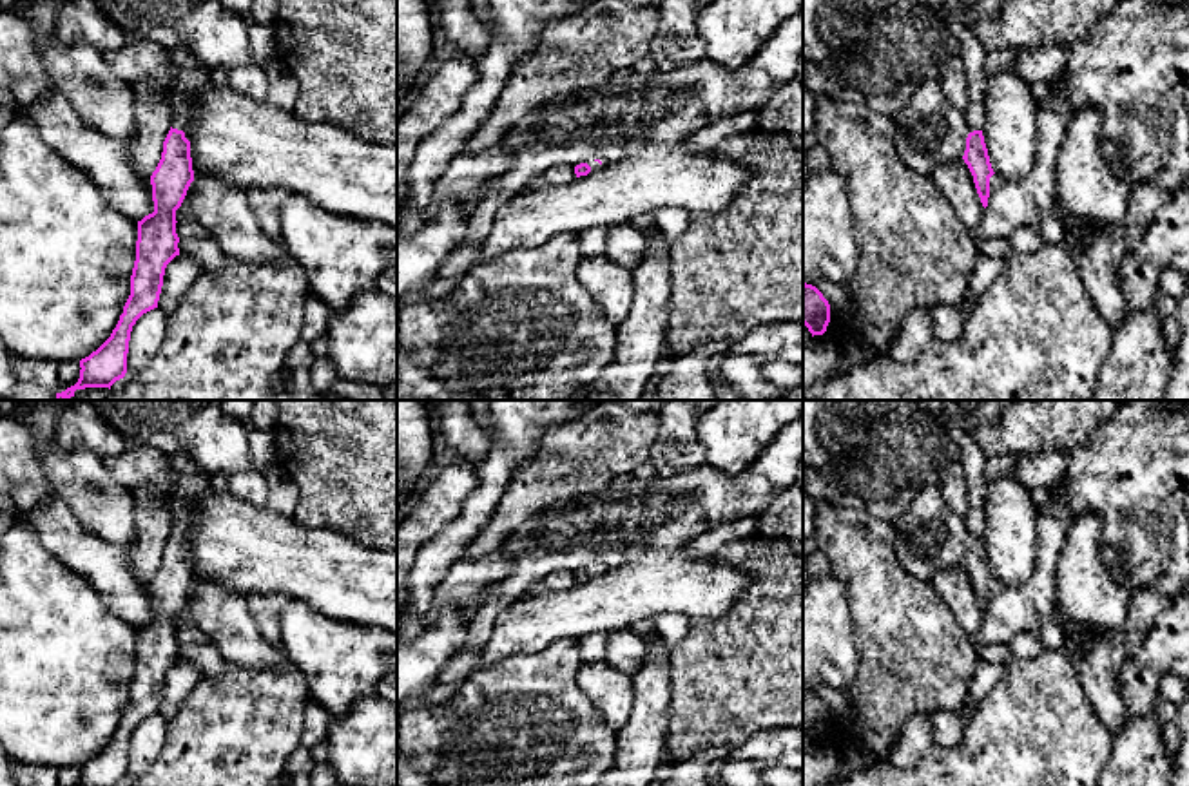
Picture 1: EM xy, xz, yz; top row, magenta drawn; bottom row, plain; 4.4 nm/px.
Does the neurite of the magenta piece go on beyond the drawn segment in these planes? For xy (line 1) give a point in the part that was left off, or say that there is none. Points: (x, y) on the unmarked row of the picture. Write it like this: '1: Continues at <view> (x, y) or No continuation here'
1: Continues at xy (191, 482)

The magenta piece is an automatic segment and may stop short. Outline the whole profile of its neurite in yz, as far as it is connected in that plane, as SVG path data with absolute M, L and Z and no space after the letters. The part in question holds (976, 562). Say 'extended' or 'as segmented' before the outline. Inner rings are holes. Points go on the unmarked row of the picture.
extended; M953 420L948 424L948 433L959 447L959 464L964 469L968 491L972 496L970 513L964 516L964 527L970 531L966 543L964 569L968 570L982 612L988 612L990 583L995 580L990 569L988 554L982 542L984 532L984 505L982 496L988 485L984 476L986 456L981 453L975 440Z

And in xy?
extended; M176 453L170 458L176 469L176 484L172 491L181 502L174 511L174 527L163 547L161 565L150 581L154 618L138 627L136 666L130 681L130 701L123 712L123 719L111 743L96 757L80 766L82 775L78 786L120 786L125 782L132 732L143 719L158 714L165 674L176 661L179 661L176 616L181 612L187 596L194 587L190 547L185 543L183 536L198 516L194 500L210 489L210 474L207 474L187 453Z

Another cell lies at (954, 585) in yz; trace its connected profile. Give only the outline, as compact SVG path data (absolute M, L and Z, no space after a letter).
M961 563L939 570L930 580L930 583L942 598L942 601L950 607L950 610L955 614L961 627L970 636L973 636L984 621L984 612L977 599L973 581L964 565Z

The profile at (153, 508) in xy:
M152 480L134 487L138 540L127 547L127 552L136 576L147 583L152 581L161 565L163 547L174 527L170 491Z

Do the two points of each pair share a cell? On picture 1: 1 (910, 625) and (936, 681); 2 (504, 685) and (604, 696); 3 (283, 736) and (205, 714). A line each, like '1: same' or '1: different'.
1: same
2: different
3: same

